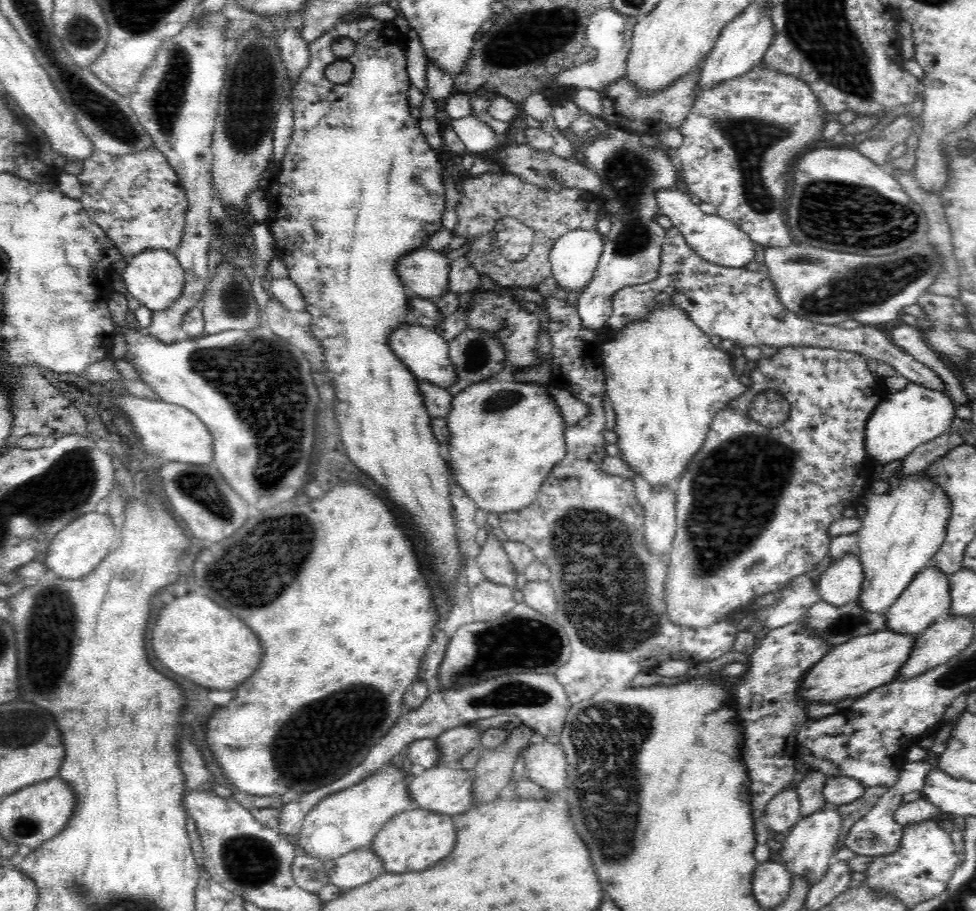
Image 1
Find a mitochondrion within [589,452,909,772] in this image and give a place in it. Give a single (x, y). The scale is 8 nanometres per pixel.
(844, 625)

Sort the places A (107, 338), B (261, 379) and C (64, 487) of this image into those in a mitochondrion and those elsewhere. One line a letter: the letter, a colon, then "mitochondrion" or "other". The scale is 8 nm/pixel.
A: other
B: mitochondrion
C: mitochondrion

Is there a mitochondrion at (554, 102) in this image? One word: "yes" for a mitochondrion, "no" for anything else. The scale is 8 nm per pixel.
no

